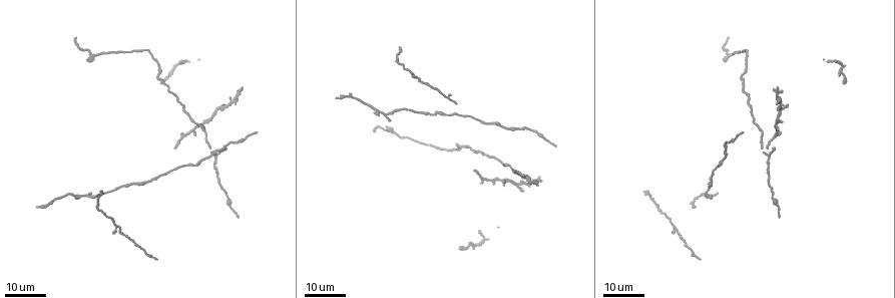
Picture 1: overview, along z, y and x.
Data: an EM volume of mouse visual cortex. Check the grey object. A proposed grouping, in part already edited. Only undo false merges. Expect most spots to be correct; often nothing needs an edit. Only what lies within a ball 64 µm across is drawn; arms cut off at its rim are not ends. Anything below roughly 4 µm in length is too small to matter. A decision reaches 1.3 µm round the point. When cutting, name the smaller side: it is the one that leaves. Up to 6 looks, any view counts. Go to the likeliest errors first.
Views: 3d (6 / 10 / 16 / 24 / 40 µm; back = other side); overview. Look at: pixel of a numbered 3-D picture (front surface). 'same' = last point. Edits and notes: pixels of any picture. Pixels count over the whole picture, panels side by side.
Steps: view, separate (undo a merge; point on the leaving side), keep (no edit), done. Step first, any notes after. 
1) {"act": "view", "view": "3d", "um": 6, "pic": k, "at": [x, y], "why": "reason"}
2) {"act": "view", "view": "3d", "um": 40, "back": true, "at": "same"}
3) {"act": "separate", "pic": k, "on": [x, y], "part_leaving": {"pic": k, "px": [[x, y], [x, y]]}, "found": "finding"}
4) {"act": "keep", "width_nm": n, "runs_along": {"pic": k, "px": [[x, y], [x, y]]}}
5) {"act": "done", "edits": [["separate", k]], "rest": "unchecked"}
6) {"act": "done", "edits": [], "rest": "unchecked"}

{"act": "view", "view": "3d", "um": 16, "pic": 1, "at": [517, 186], "why": "three arms meet"}

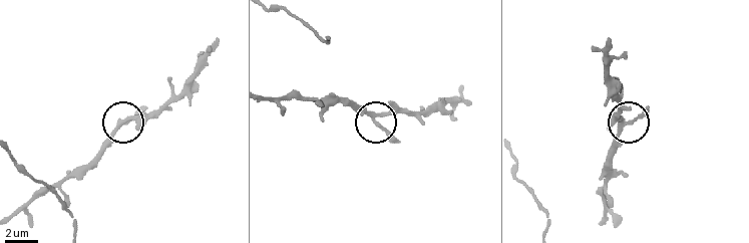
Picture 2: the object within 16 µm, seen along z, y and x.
{"act": "view", "view": "3d", "um": 6, "pic": 2, "at": [371, 116]}

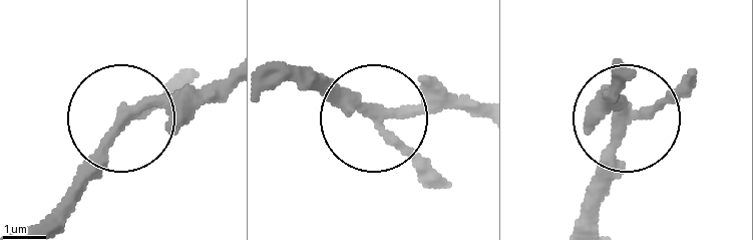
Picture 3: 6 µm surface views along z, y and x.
{"act": "keep", "found": "continuous, no second neuron"}

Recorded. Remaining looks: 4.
{"act": "view", "view": "3d", "um": 16, "pic": 1, "at": [456, 145], "why": "sharp bend"}

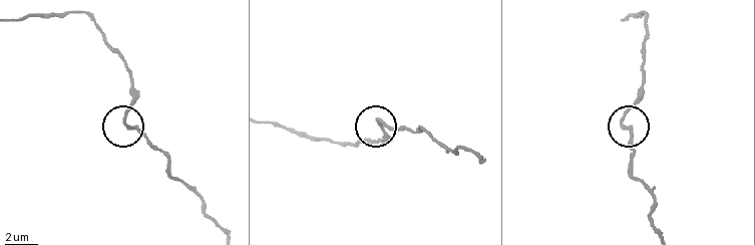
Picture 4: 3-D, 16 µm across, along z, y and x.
{"act": "view", "view": "3d", "um": 10, "pic": 4, "at": [622, 120]}

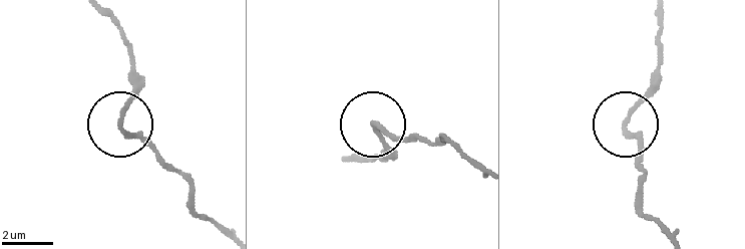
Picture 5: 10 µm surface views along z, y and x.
{"act": "keep", "runs_along": {"pic": 5, "px": [[479, 171], [447, 143], [402, 143], [371, 126], [393, 160]]}, "found": "one neuron here"}

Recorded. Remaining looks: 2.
{"act": "view", "view": "3d", "um": 24, "pic": 1, "at": [777, 124], "why": "three-way junction"}

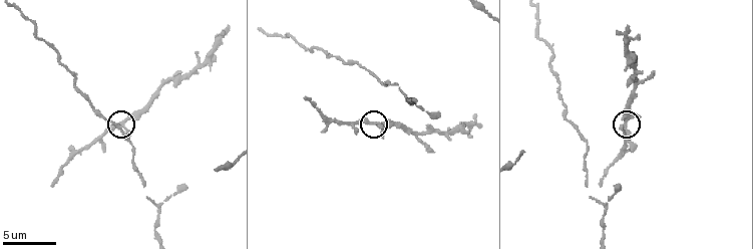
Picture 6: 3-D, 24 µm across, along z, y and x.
{"act": "view", "view": "3d", "um": 6, "pic": 6, "at": [624, 122]}

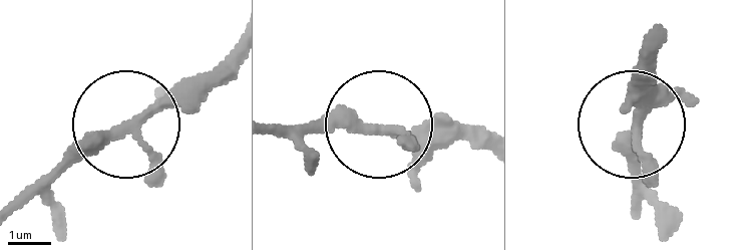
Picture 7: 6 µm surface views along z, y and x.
{"act": "keep", "found": "one neuron here"}

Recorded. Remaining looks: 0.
{"act": "done", "edits": [], "rest": "unchecked"}

